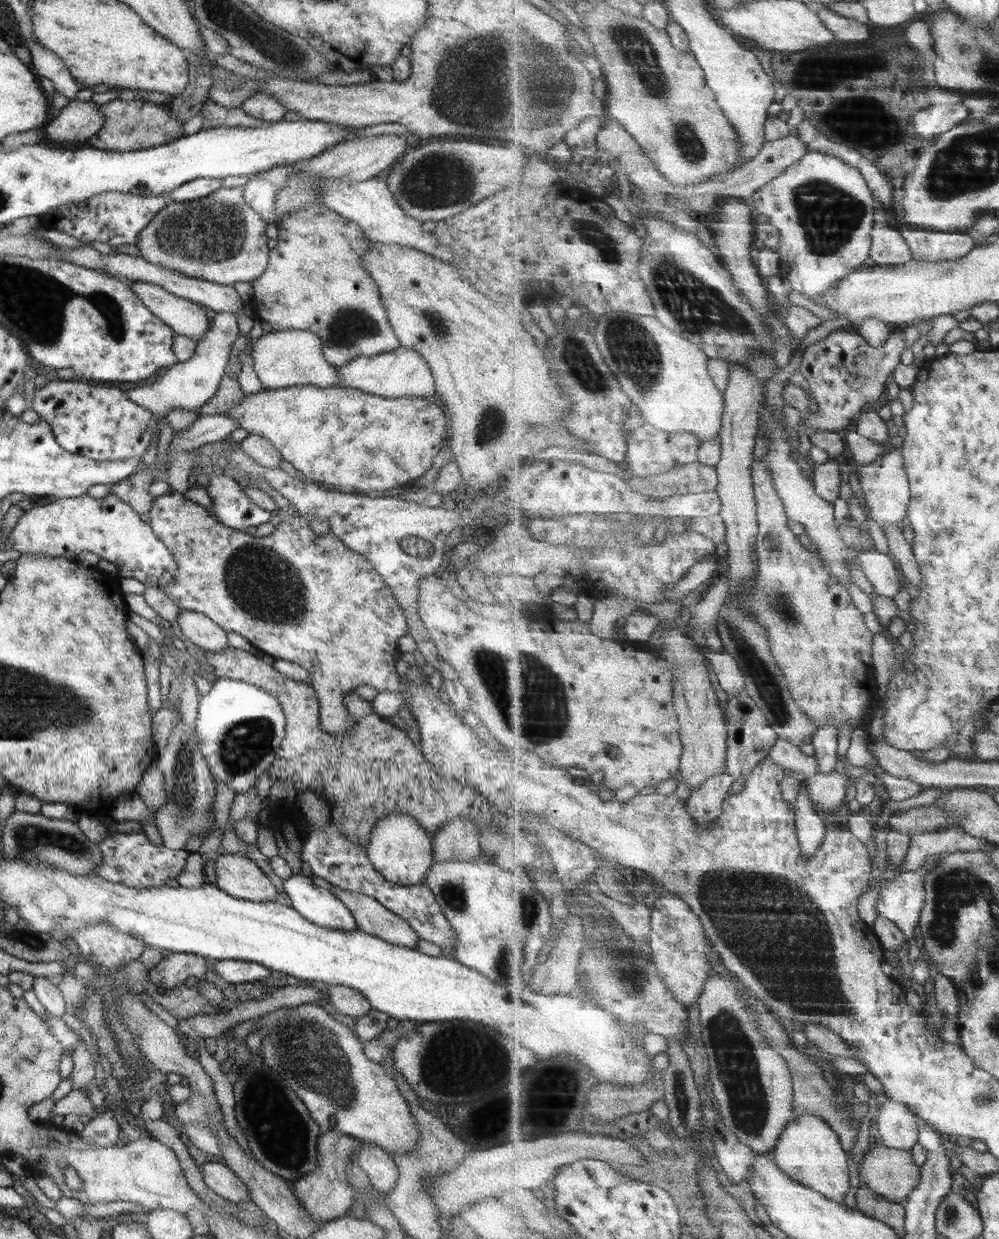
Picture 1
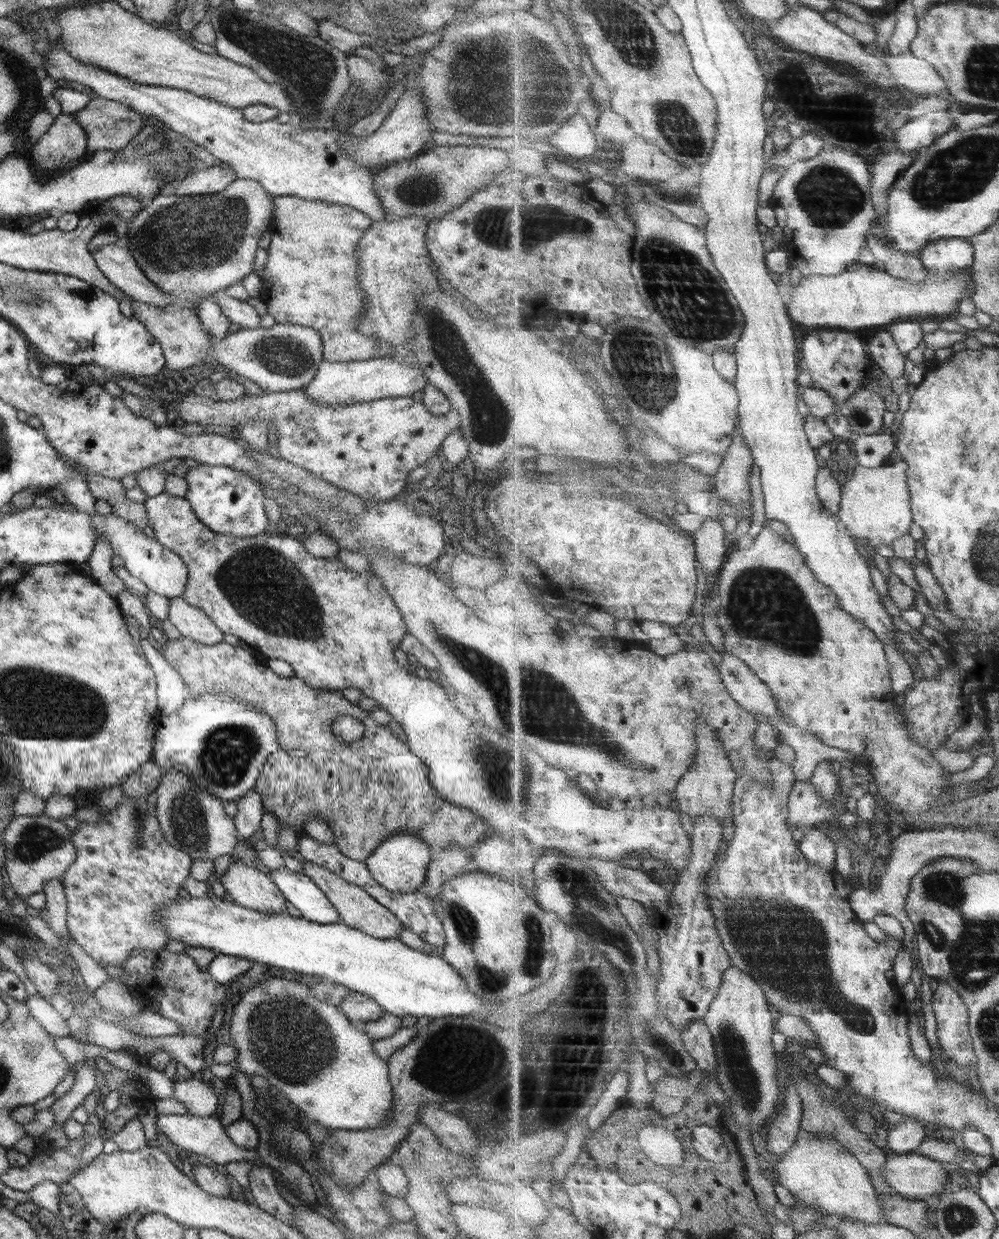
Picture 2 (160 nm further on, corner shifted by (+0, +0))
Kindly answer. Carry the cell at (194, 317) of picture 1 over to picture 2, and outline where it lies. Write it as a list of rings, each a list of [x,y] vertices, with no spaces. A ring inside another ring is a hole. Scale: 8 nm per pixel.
[[[117,243],[101,246],[99,250],[90,252],[90,256],[95,260],[97,269],[99,269],[108,283],[113,284],[113,286],[122,290],[125,296],[158,307],[176,303],[169,295],[161,292],[155,285],[151,285],[151,283],[147,281],[147,278],[143,277],[143,273],[139,271],[139,266],[135,265],[133,258],[130,256],[129,251],[126,250],[125,246],[121,246]]]

